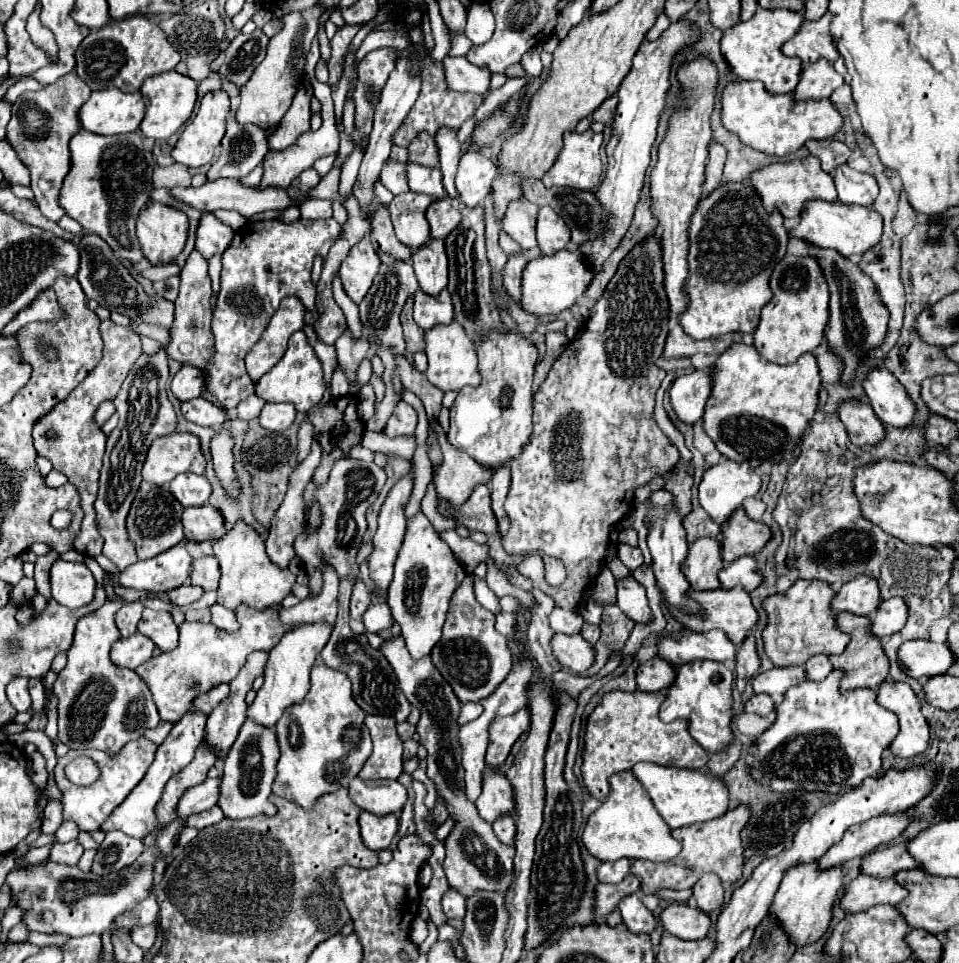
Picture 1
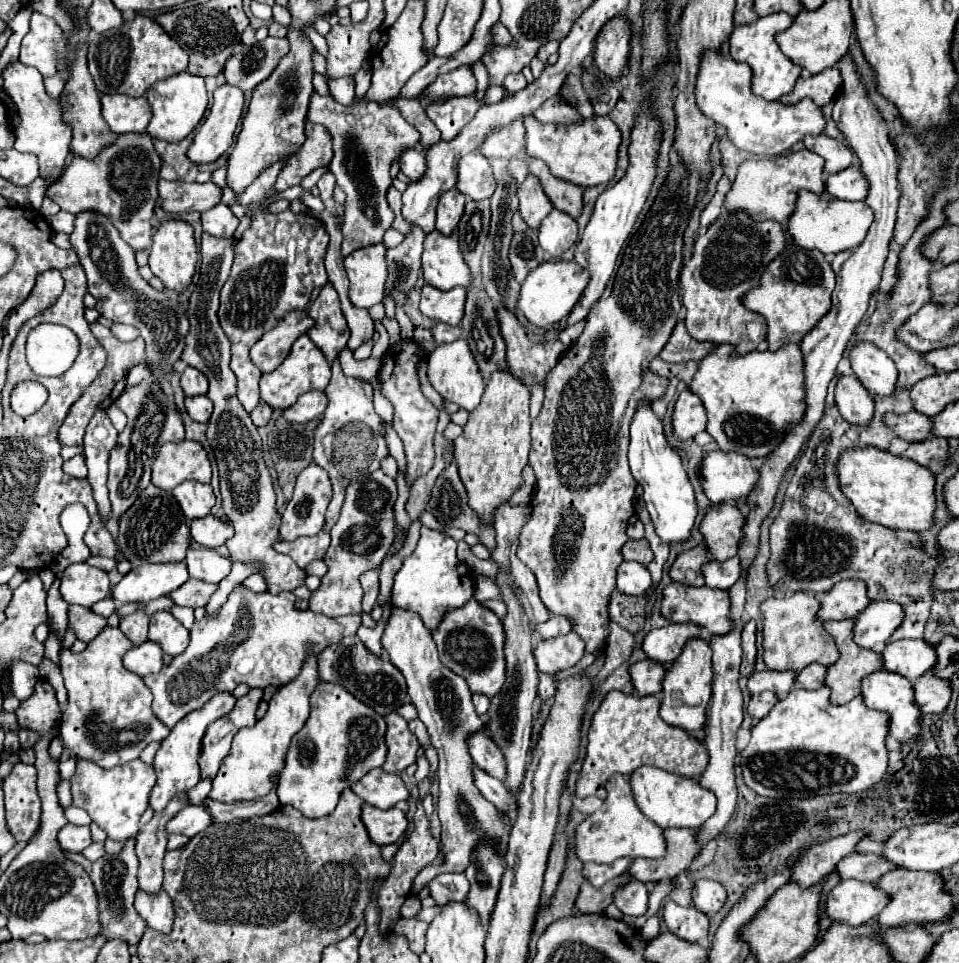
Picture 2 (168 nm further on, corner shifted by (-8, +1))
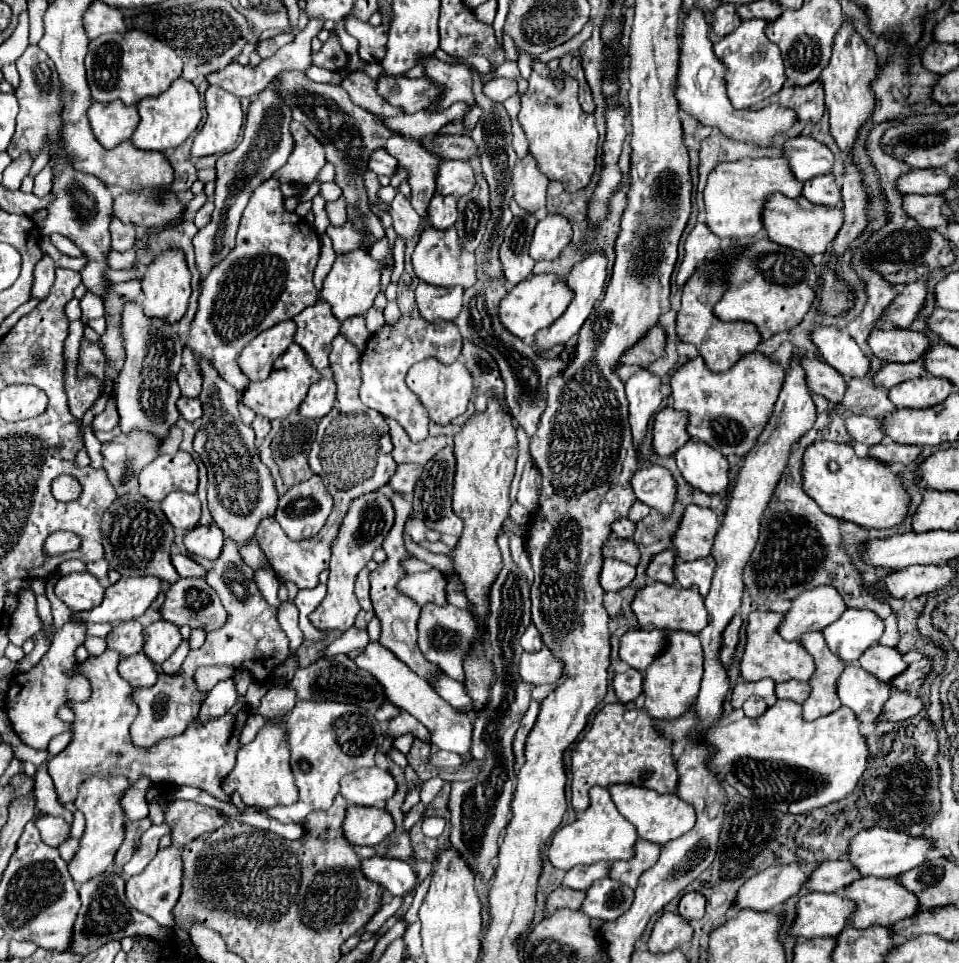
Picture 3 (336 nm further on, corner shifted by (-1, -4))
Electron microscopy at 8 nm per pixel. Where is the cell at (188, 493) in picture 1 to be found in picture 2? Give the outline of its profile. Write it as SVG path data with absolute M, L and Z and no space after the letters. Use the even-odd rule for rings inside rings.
M186 480L186 482L178 484L172 490L172 496L178 500L178 504L188 520L208 516L214 502L216 502L212 486L202 484L202 482L194 482L194 480Z

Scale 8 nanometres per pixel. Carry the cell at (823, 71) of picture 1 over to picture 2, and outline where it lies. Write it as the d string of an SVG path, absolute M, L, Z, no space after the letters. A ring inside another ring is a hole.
M828 68L818 74L810 76L800 76L792 94L786 94L780 98L784 104L794 104L800 102L802 98L812 98L818 106L826 106L832 102L842 88L842 74L838 68Z

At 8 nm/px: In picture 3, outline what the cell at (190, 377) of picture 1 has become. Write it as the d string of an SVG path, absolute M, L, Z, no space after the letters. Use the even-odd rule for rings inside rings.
M181 367L179 375L177 375L177 381L179 381L181 393L185 397L197 397L201 393L203 377L201 377L199 369L185 369L185 367Z

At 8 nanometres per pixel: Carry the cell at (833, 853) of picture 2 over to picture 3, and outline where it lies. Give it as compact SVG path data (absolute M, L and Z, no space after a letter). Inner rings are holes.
M797 863L769 867L743 883L735 897L735 905L739 909L775 911L791 895L795 895L805 885L805 881L807 875Z

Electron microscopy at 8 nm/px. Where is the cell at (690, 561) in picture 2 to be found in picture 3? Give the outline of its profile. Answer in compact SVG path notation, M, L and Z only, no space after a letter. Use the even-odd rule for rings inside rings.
M673 549L661 551L651 557L647 565L647 577L653 581L661 581L665 585L673 585L675 583L673 565L675 565L675 551Z

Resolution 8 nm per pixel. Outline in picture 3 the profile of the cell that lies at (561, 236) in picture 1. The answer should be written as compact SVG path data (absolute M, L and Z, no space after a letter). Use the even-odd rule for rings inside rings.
M545 215L537 227L531 241L529 255L535 261L555 259L571 243L571 225L561 215Z

